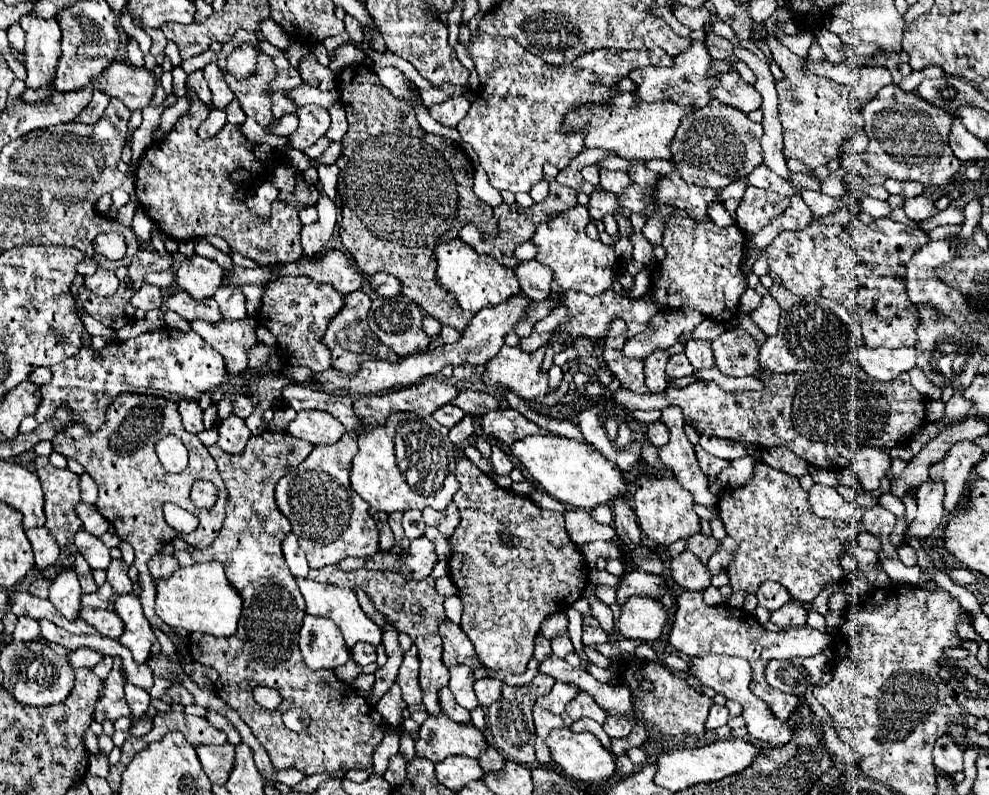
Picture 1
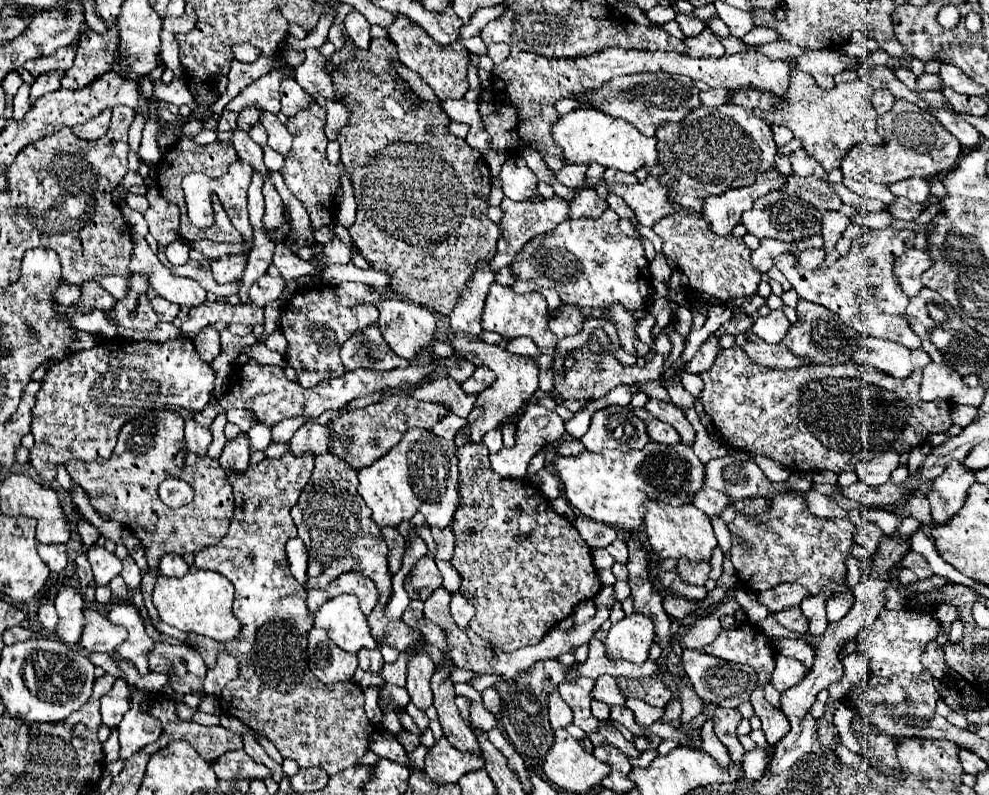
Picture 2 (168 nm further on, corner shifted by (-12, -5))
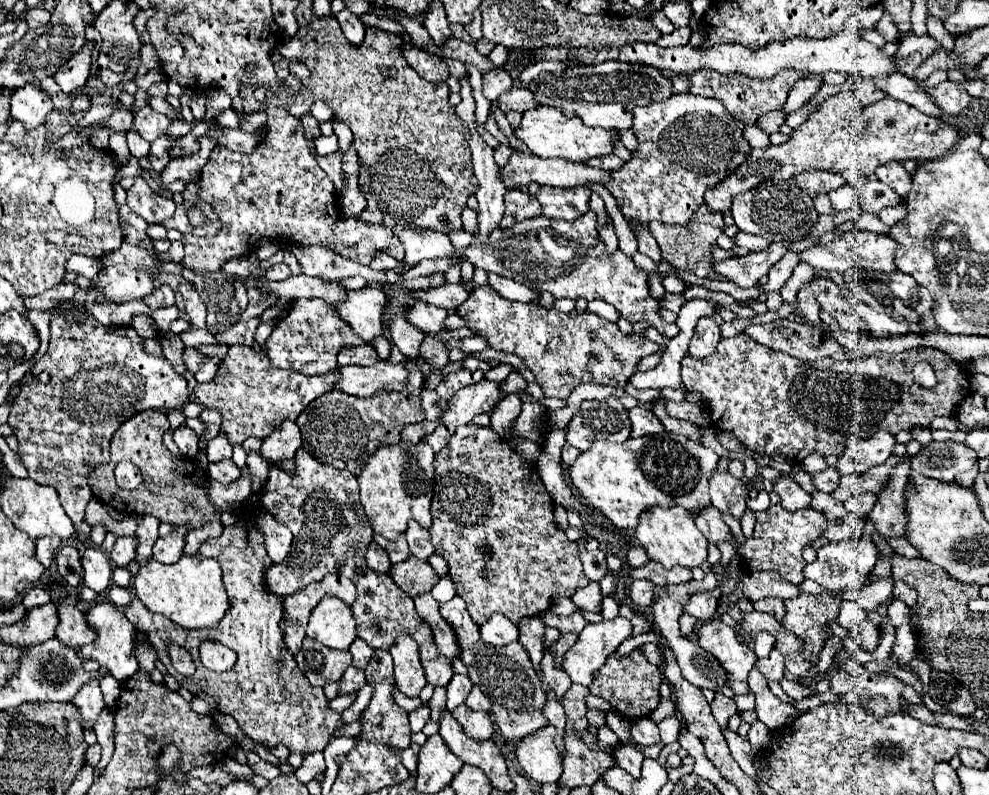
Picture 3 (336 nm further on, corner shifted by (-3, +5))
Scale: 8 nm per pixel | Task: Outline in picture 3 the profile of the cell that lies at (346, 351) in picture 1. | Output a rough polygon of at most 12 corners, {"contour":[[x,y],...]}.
{"contour":[[374,345],[344,347],[338,365],[374,365]]}

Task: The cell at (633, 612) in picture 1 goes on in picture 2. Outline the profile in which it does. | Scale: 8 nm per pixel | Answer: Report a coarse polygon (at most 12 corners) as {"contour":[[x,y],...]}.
{"contour":[[629,615],[605,637],[607,659],[643,663],[653,623]]}

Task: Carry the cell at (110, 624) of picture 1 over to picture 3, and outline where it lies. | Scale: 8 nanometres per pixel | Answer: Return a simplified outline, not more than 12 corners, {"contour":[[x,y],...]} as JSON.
{"contour":[[60,605],[56,637],[74,649],[96,641],[86,615]]}

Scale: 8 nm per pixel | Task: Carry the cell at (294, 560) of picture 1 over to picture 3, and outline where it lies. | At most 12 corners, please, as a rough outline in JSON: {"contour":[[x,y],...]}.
{"contour":[[270,513],[256,519],[274,563],[288,557],[292,533]]}

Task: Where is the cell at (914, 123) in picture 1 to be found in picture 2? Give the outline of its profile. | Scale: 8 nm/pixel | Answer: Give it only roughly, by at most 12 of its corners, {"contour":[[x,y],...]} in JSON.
{"contour":[[905,101],[877,119],[843,177],[893,185],[939,177],[961,143]]}

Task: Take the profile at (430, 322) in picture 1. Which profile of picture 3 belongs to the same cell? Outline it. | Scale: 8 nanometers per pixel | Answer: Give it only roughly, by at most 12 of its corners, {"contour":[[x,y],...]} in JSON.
{"contour":[[424,337],[420,353],[434,367],[448,363],[446,341]]}

